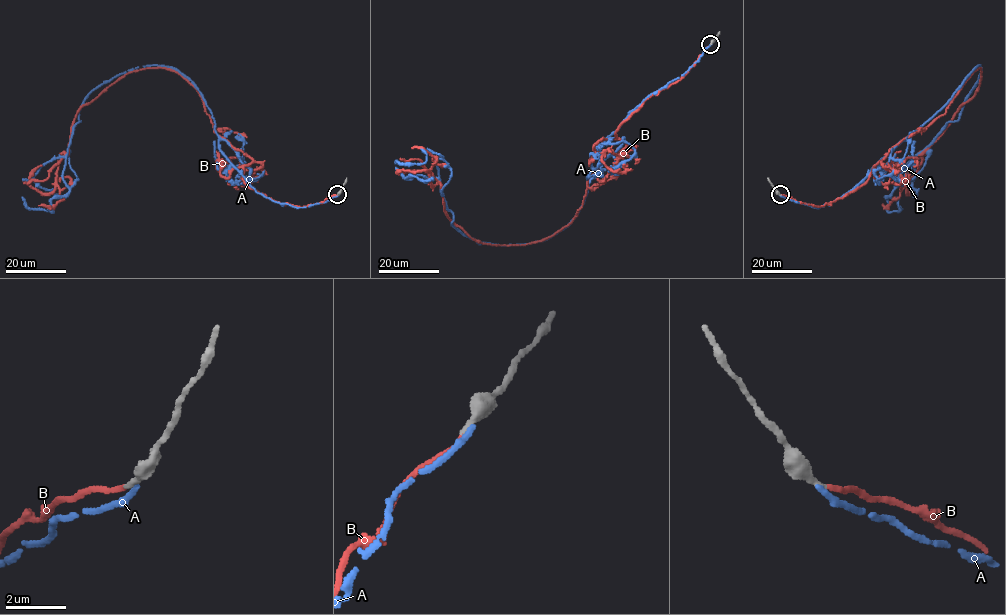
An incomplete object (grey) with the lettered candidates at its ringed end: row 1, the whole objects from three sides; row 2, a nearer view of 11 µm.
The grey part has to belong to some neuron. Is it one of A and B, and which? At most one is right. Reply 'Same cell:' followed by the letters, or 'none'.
Same cell: B

